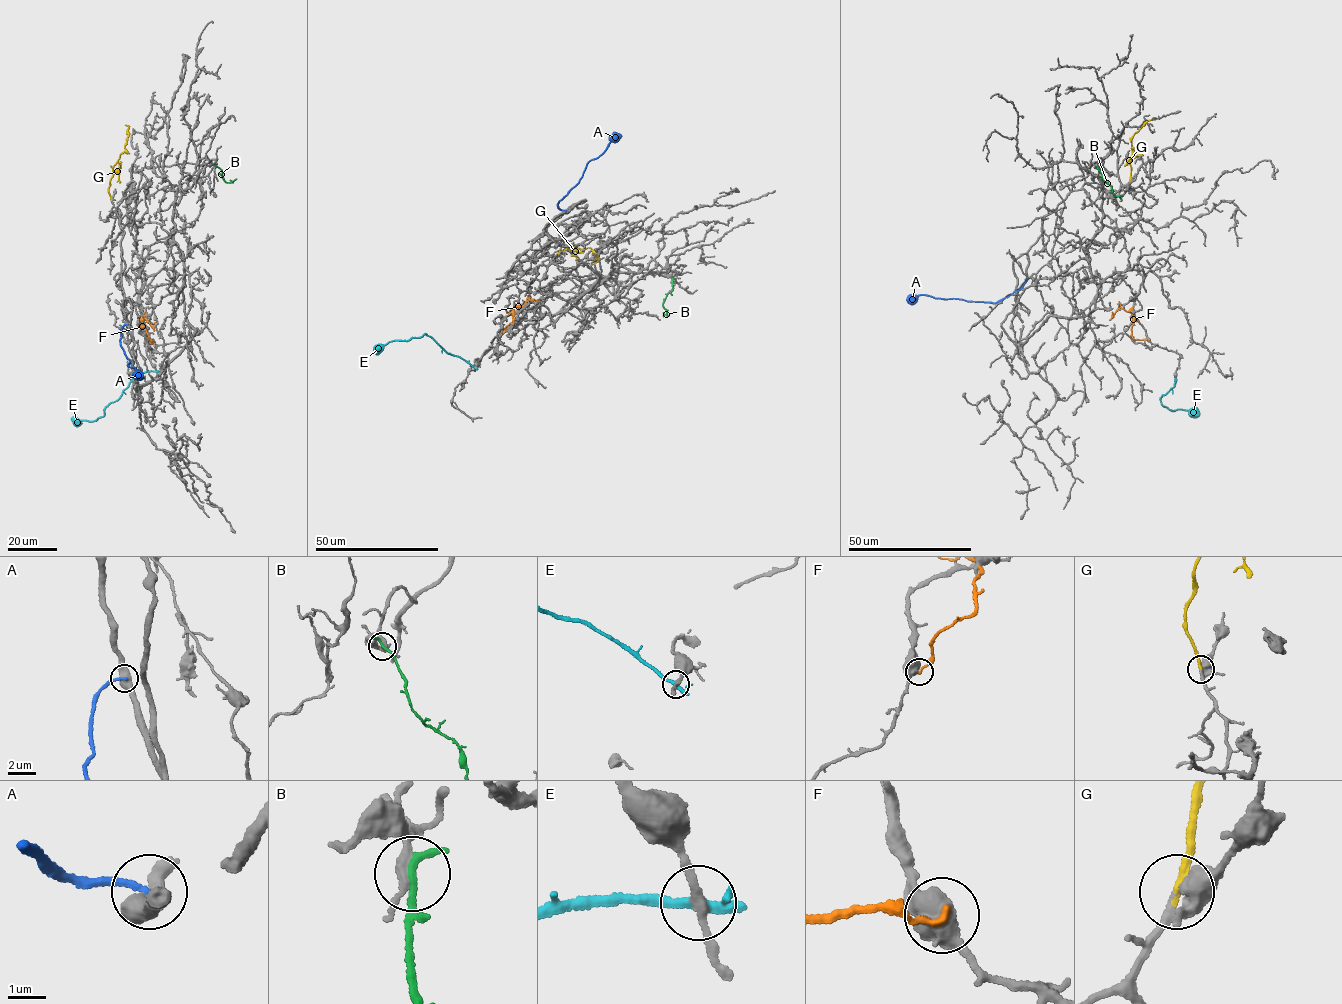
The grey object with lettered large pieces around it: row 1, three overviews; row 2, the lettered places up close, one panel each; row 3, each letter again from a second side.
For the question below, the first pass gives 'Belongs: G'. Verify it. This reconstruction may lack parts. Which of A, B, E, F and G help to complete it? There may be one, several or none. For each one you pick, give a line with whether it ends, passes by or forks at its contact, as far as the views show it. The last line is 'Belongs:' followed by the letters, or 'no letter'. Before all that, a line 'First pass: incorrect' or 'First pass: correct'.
First pass: correct
G: It ends there
Belongs: G

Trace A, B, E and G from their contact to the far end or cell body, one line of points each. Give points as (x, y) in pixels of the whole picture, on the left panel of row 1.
A: (126, 324), (122, 327), (121, 345), (130, 360), (127, 365), (141, 372), (143, 377)
B: (213, 165), (222, 170), (225, 181), (233, 182)
E: (156, 371), (146, 371), (132, 379), (119, 398), (106, 407), (102, 416), (93, 421), (77, 418), (73, 421)
G: (111, 199), (110, 179), (127, 141), (129, 126), (125, 124)

